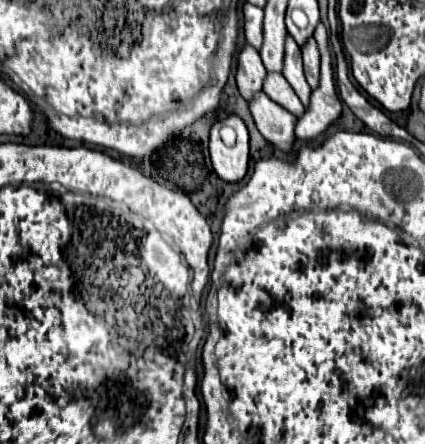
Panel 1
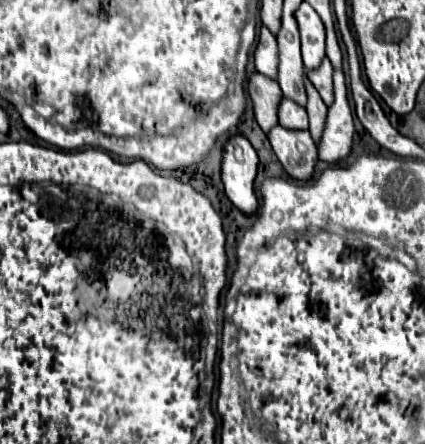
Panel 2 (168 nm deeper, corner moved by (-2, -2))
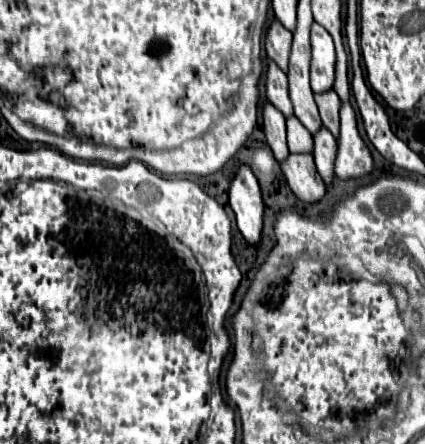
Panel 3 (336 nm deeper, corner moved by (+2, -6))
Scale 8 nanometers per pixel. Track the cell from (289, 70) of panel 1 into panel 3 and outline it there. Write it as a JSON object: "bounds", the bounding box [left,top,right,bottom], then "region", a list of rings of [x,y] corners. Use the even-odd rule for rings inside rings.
{"bounds":[314,125,336,183],"region":[[[322,125],[314,133],[314,159],[316,159],[316,169],[322,175],[326,183],[332,181],[334,171],[332,171],[332,161],[336,157],[336,139],[334,135]]]}

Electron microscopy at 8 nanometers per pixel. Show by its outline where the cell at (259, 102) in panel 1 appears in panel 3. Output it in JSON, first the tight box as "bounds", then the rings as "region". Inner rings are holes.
{"bounds":[280,153,326,203],"region":[[[298,153],[298,155],[288,155],[286,161],[280,163],[282,173],[294,191],[294,195],[306,203],[314,203],[322,199],[326,187],[324,181],[320,179],[320,173],[316,171],[312,153]]]}

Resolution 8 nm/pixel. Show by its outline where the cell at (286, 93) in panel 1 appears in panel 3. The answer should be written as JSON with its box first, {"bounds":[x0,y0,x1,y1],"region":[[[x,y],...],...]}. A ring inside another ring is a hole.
{"bounds":[286,115,312,153],"region":[[[292,115],[286,119],[288,129],[288,149],[290,153],[304,153],[312,151],[312,135],[310,131]]]}

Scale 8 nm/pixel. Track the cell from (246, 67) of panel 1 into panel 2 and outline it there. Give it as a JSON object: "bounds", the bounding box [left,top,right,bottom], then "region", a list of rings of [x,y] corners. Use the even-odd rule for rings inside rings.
{"bounds":[248,73,282,133],"region":[[[254,73],[248,83],[248,95],[254,103],[258,125],[262,127],[264,133],[268,133],[272,127],[278,125],[276,107],[280,105],[280,97],[282,97],[280,85],[274,83],[272,79],[266,79],[260,73]]]}

